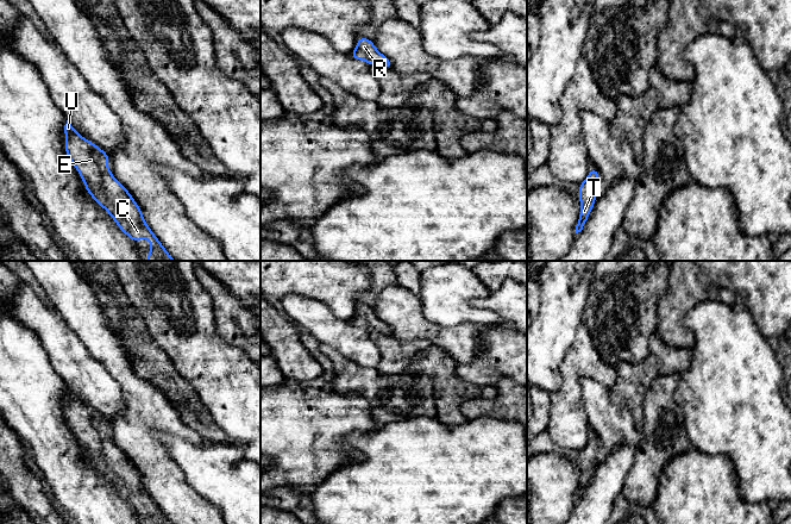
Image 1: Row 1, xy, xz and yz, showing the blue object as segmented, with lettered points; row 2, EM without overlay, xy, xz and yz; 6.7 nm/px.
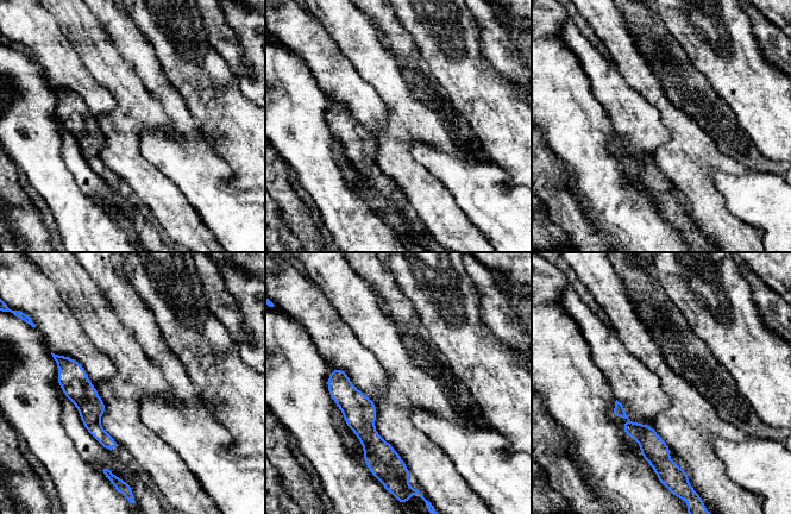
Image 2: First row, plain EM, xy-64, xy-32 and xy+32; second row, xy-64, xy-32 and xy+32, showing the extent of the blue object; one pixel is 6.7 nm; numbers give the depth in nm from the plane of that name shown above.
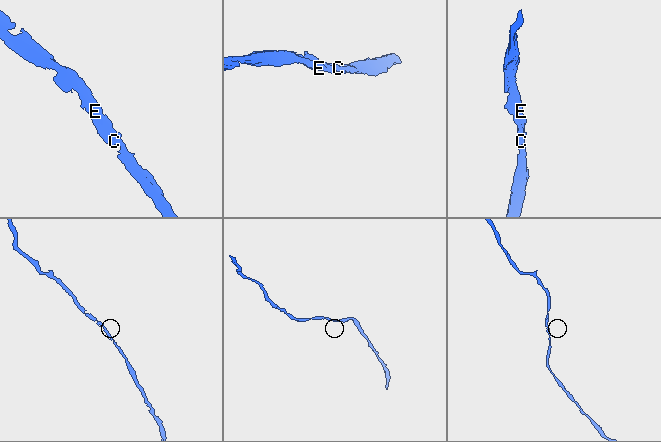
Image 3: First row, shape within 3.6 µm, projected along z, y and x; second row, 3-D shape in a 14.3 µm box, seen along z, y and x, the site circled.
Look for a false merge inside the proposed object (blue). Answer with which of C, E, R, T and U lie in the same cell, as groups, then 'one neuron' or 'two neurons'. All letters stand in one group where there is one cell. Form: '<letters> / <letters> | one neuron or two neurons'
C E R T U | one neuron

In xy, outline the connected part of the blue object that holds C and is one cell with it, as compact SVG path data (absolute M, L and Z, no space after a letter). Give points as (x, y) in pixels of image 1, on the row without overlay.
M68 387L64 401L67 423L77 436L90 463L133 509L146 505L151 510L151 518L145 524L171 524L145 489L132 462L107 435L111 424L98 412L81 404Z

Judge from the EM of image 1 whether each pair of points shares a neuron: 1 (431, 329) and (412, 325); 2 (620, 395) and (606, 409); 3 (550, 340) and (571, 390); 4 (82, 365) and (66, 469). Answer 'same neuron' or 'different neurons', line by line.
1: same neuron
2: different neurons
3: different neurons
4: different neurons

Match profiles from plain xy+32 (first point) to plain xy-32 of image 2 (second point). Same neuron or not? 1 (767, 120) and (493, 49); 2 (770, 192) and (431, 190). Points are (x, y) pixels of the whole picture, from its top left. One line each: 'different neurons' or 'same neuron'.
1: different neurons
2: different neurons

